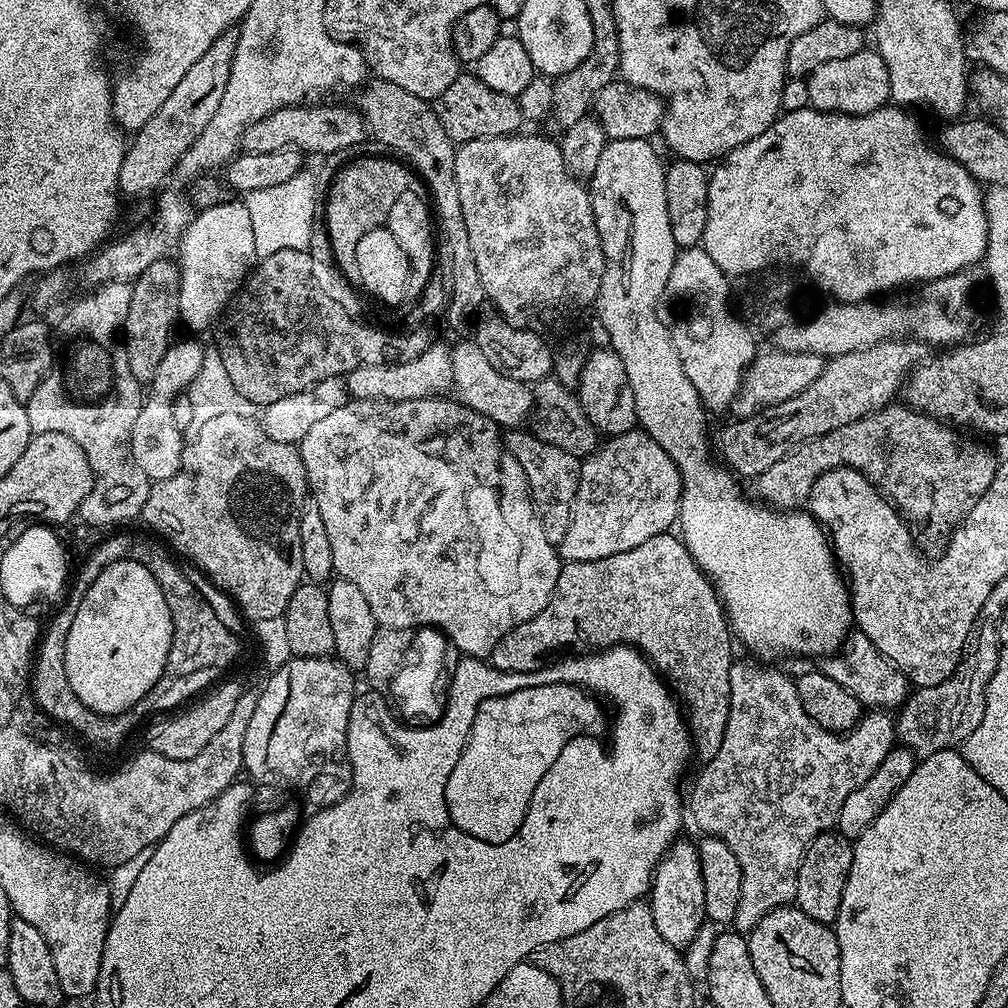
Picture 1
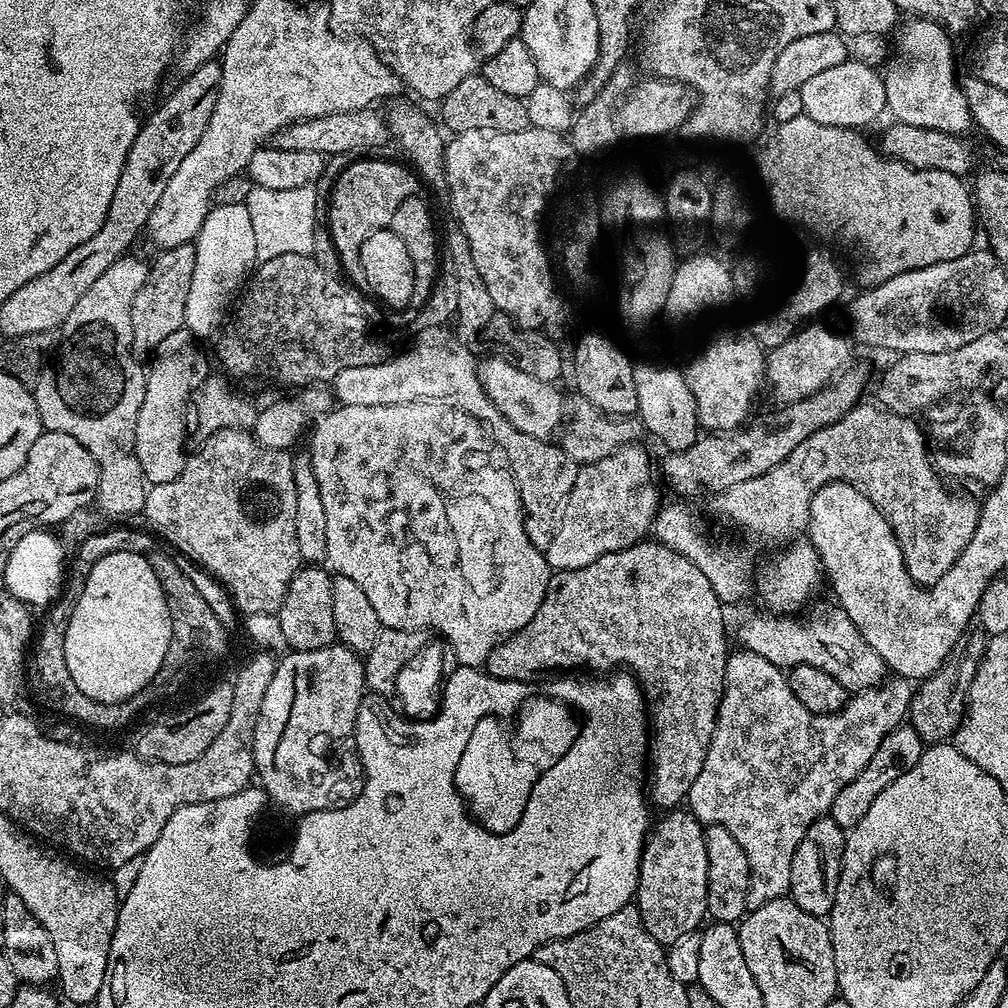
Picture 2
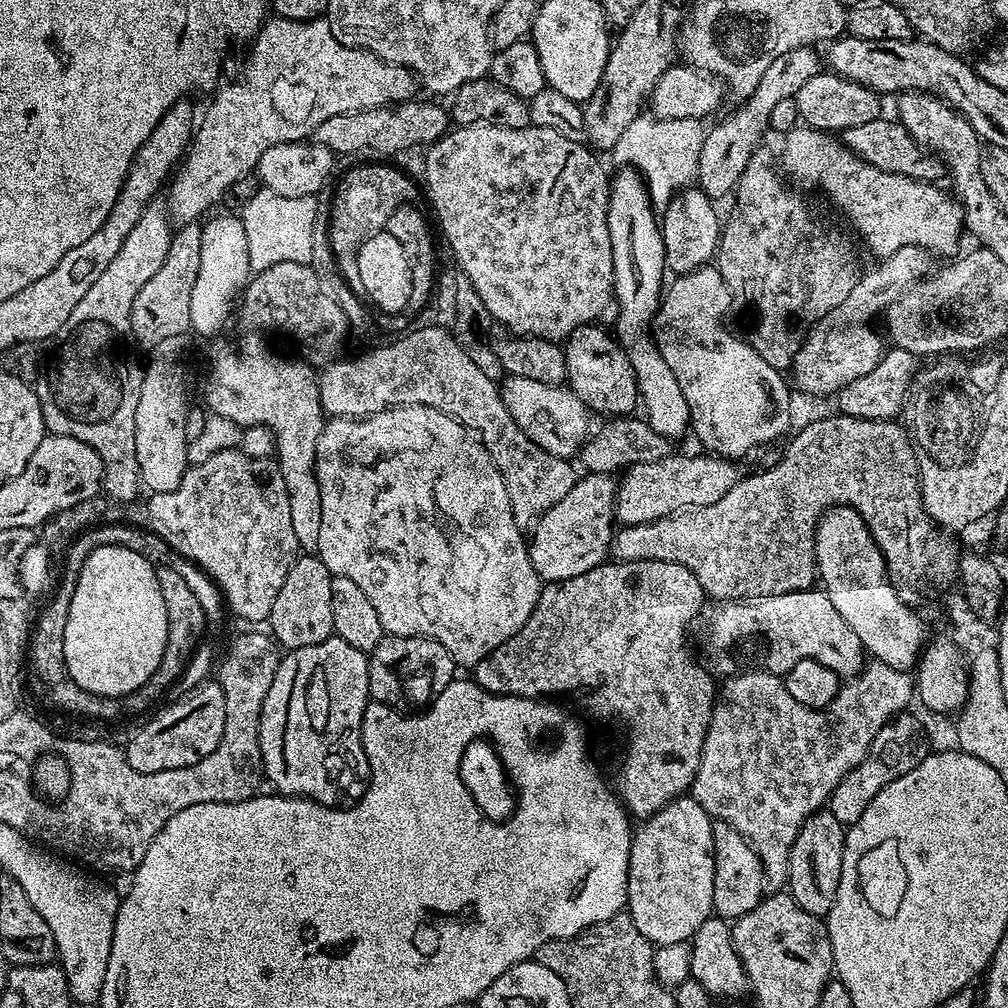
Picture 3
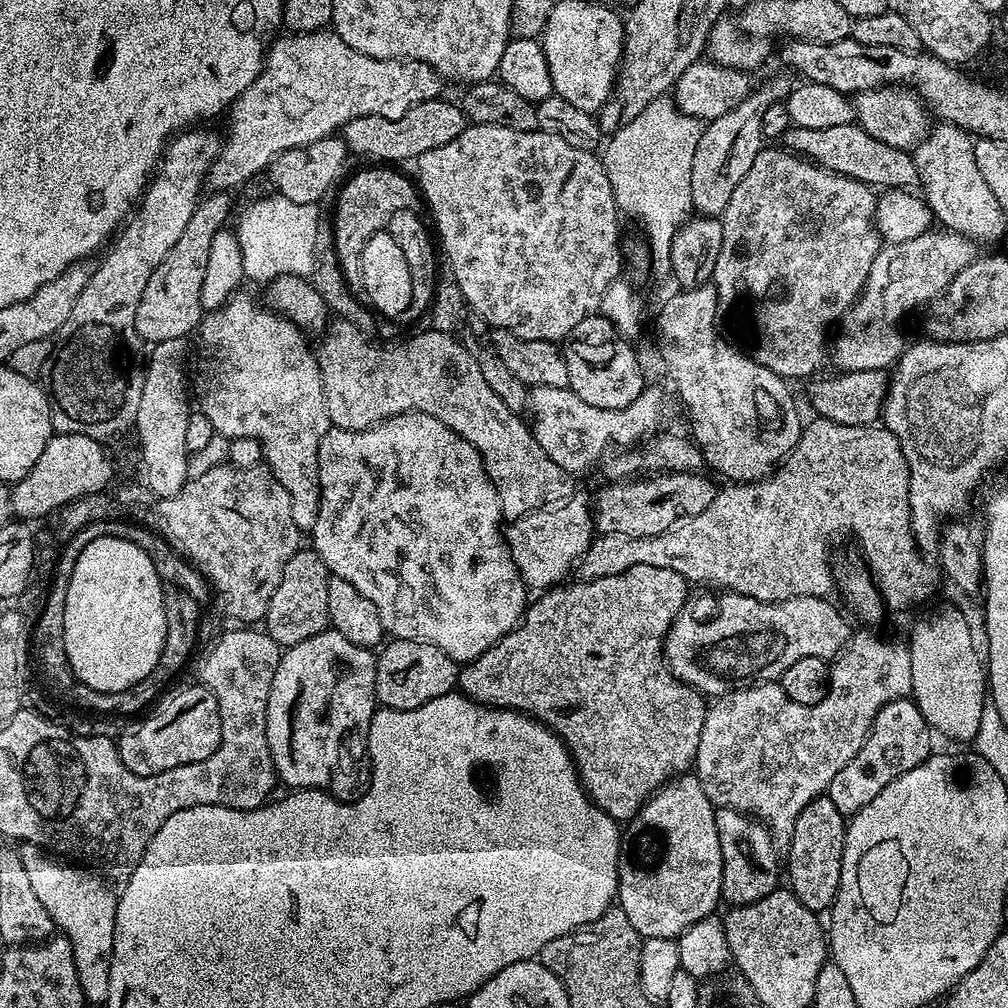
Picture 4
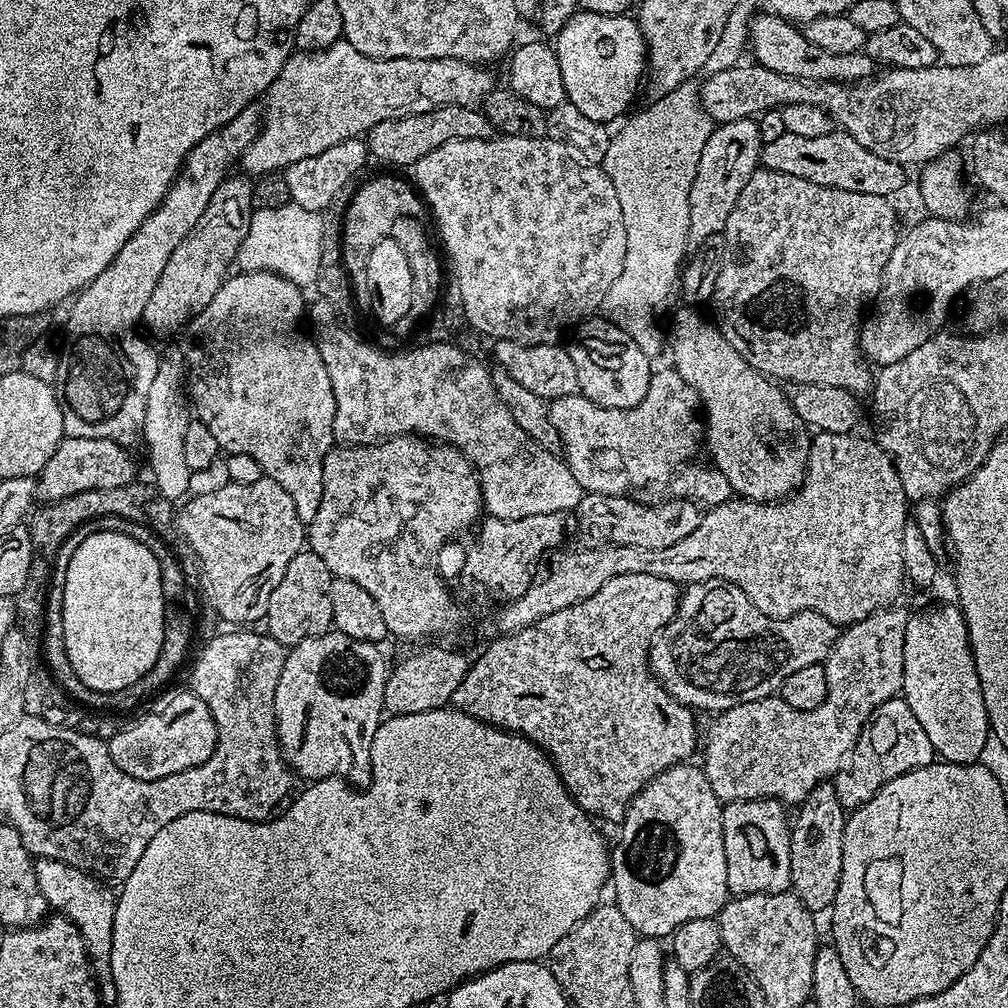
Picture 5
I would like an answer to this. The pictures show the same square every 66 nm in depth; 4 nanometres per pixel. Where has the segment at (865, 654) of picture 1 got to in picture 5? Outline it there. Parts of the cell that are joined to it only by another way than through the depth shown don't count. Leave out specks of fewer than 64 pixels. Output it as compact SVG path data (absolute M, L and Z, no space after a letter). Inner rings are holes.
M700 580L681 591L672 621L652 640L648 662L656 679L671 696L678 698L678 702L701 713L719 714L742 702L768 700L771 692L772 695L779 693L782 682L786 682L794 670L827 661L837 635L837 625L822 614L798 612L784 620L776 620L762 614L738 586L725 580Z

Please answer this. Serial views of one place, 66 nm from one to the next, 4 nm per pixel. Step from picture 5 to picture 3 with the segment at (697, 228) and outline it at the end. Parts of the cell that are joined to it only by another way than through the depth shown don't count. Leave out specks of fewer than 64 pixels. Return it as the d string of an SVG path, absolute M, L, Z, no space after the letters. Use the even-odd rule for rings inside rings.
M815 47L795 48L782 58L774 58L774 63L765 70L754 94L739 105L740 109L726 117L721 124L709 127L704 133L702 154L698 158L696 180L698 186L713 201L720 202L723 196L731 197L736 191L736 183L742 178L746 170L746 162L754 154L754 150L761 147L764 132L769 131L768 123L774 105L785 98L795 98L798 90L810 82L810 78L822 71L822 56Z

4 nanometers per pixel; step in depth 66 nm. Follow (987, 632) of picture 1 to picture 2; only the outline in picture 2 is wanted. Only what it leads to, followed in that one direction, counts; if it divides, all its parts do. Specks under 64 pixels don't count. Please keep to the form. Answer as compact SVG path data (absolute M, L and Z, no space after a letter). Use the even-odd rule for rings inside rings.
M969 631L962 642L954 646L948 661L940 667L940 671L926 680L919 681L918 687L912 693L910 727L916 731L921 740L944 742L955 737L958 727L966 719L968 692L983 657L985 643L986 636L983 631Z

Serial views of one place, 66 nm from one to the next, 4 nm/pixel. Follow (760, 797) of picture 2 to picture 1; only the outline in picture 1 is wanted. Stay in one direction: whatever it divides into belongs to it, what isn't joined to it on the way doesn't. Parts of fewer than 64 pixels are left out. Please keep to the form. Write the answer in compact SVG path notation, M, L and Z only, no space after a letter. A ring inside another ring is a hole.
M740 662L733 663L730 670L730 710L726 718L722 746L718 746L718 754L714 754L714 758L710 758L703 765L704 772L697 774L696 785L692 788L693 822L701 828L699 831L703 835L722 838L722 842L726 842L726 846L734 850L734 858L738 858L738 866L742 866L742 898L738 902L738 914L734 921L735 931L741 934L751 932L754 926L758 926L763 916L770 914L770 910L783 908L795 901L798 890L798 870L810 842L814 842L814 838L818 838L822 833L836 828L836 819L842 810L842 802L846 802L851 792L858 790L858 786L862 786L862 782L866 782L866 778L870 778L870 774L874 774L874 770L882 766L882 762L898 740L895 719L884 710L865 711L860 717L860 723L855 724L846 734L827 732L825 728L818 726L818 722L814 722L814 718L810 718L810 714L806 714L800 700L790 698L790 680L772 668L774 666L760 667L764 668L755 668L752 664L740 664Z

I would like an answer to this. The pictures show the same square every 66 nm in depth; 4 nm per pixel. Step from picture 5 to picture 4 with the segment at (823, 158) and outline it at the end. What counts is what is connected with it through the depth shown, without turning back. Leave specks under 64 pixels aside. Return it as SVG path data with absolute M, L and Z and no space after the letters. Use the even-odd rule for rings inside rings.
M859 123L846 126L826 126L826 130L806 130L791 127L782 137L782 144L788 152L803 158L837 176L849 176L876 190L908 190L919 181L916 161L911 151L886 146L878 138L866 134Z

